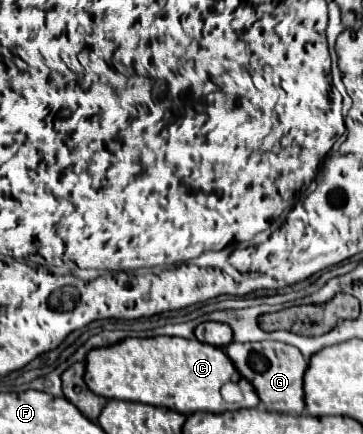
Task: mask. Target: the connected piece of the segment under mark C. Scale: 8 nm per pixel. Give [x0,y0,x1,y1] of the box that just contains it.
[87,337,259,415]

